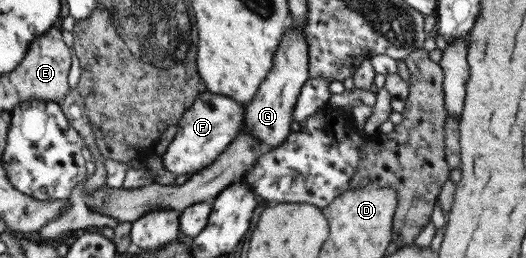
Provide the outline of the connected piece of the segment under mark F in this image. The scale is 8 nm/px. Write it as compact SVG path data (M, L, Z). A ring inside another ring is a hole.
M204 92L187 112L177 125L177 134L168 148L161 156L165 169L178 175L193 175L209 167L225 149L236 138L243 126L243 109L245 105L225 97L225 95L215 95Z

